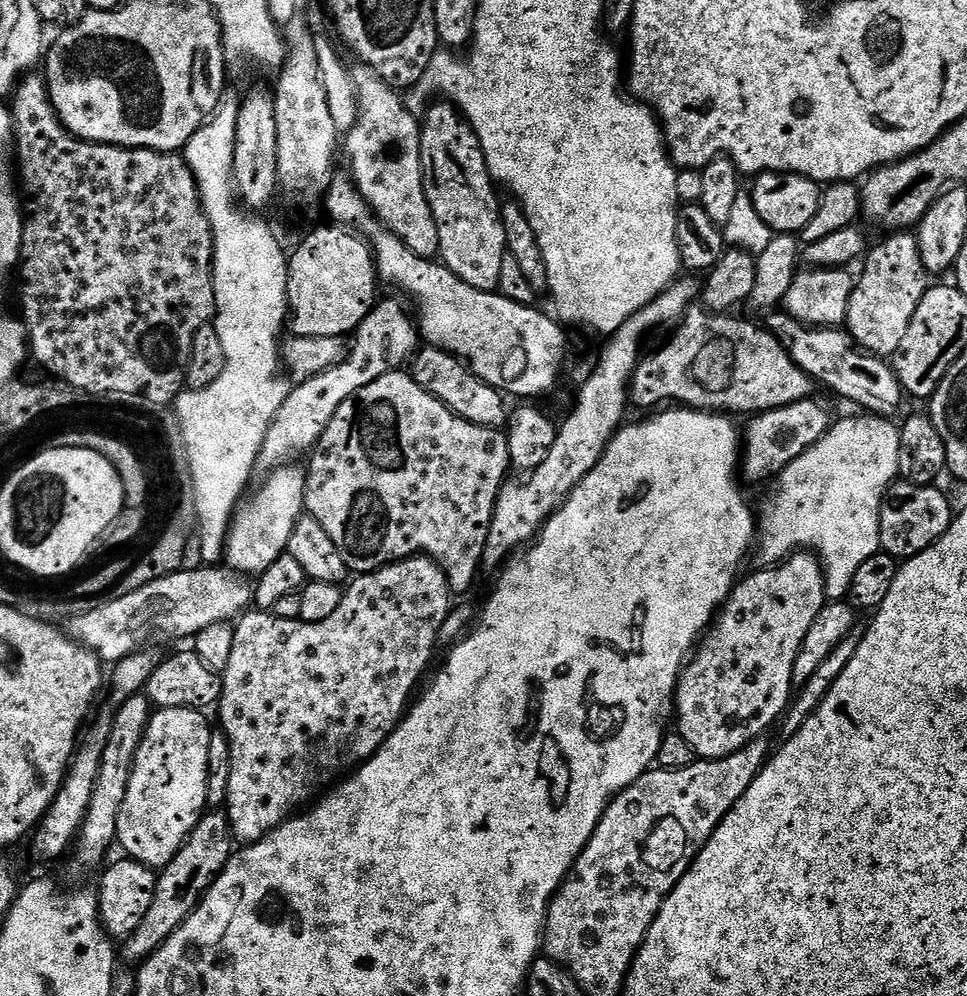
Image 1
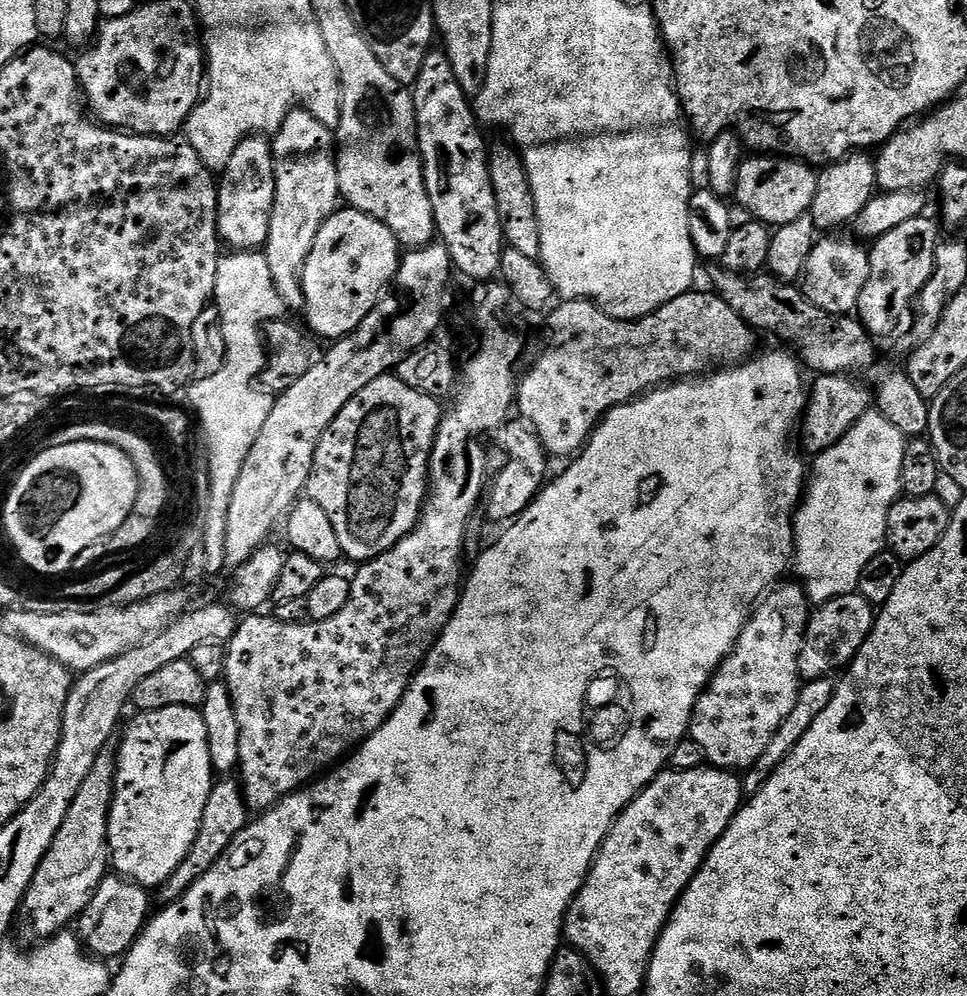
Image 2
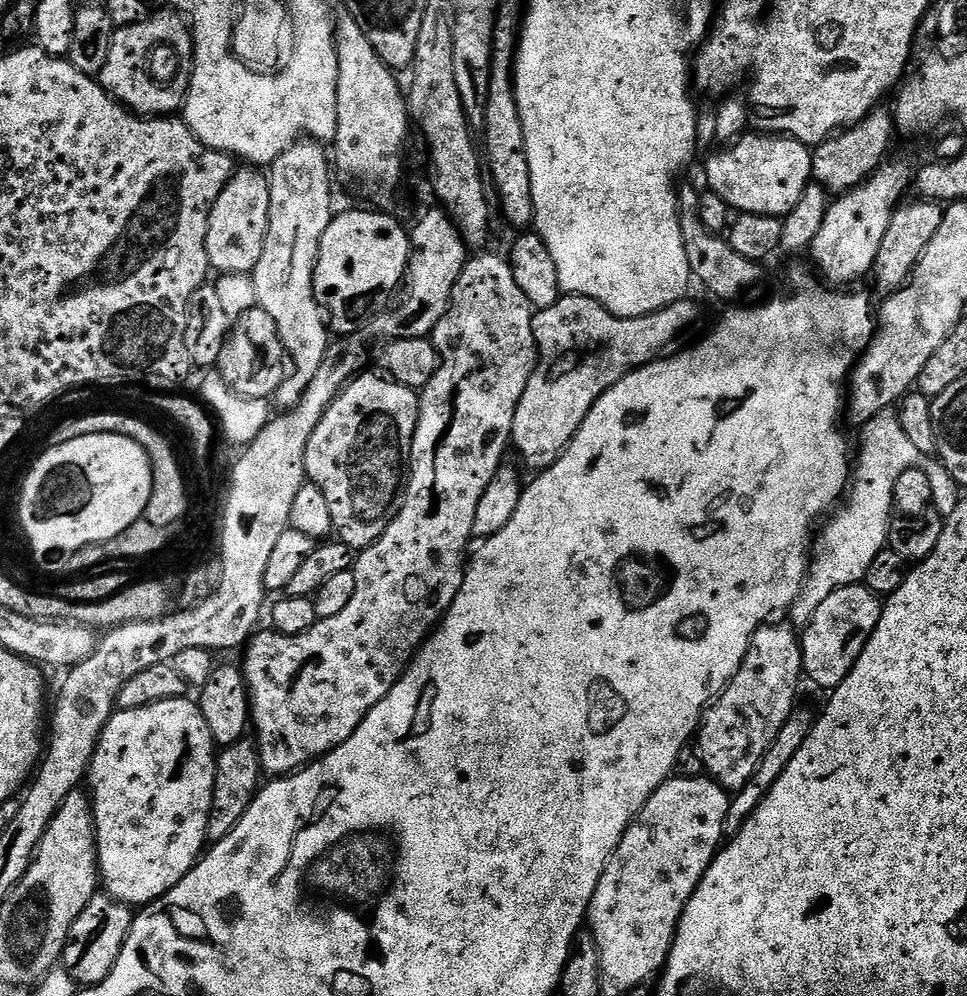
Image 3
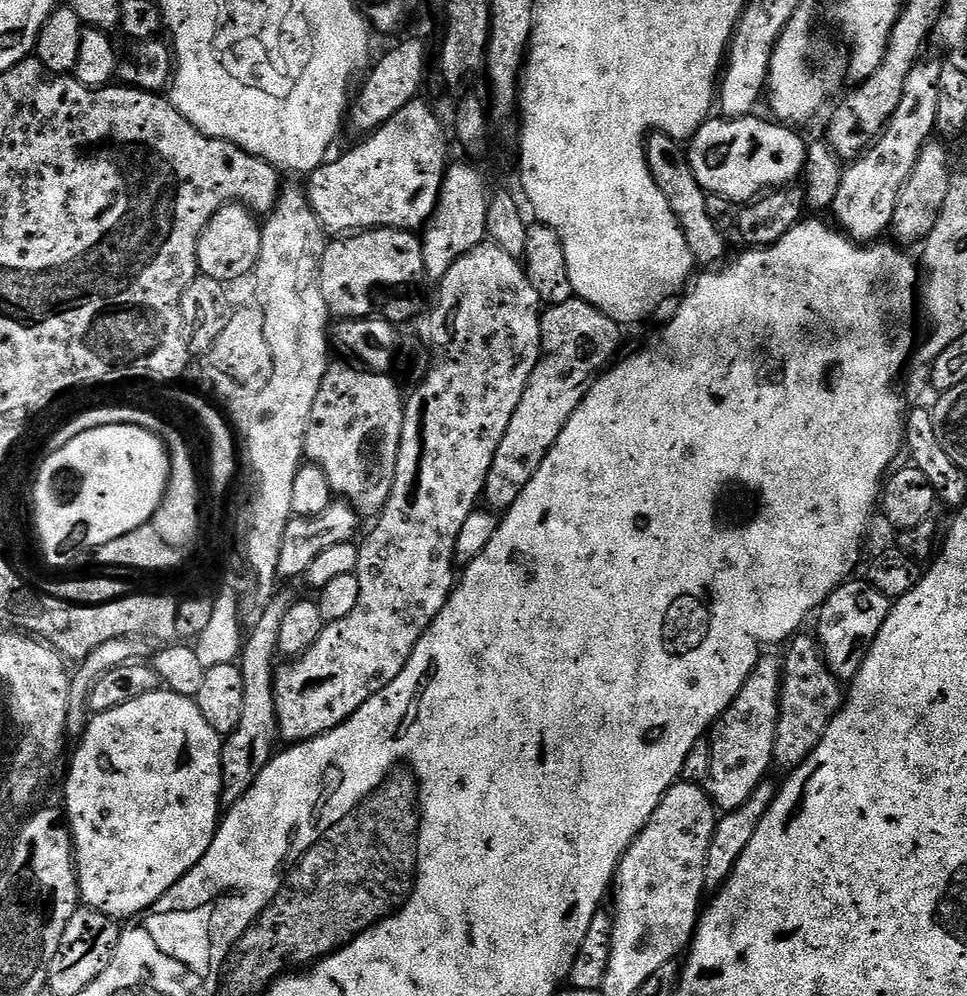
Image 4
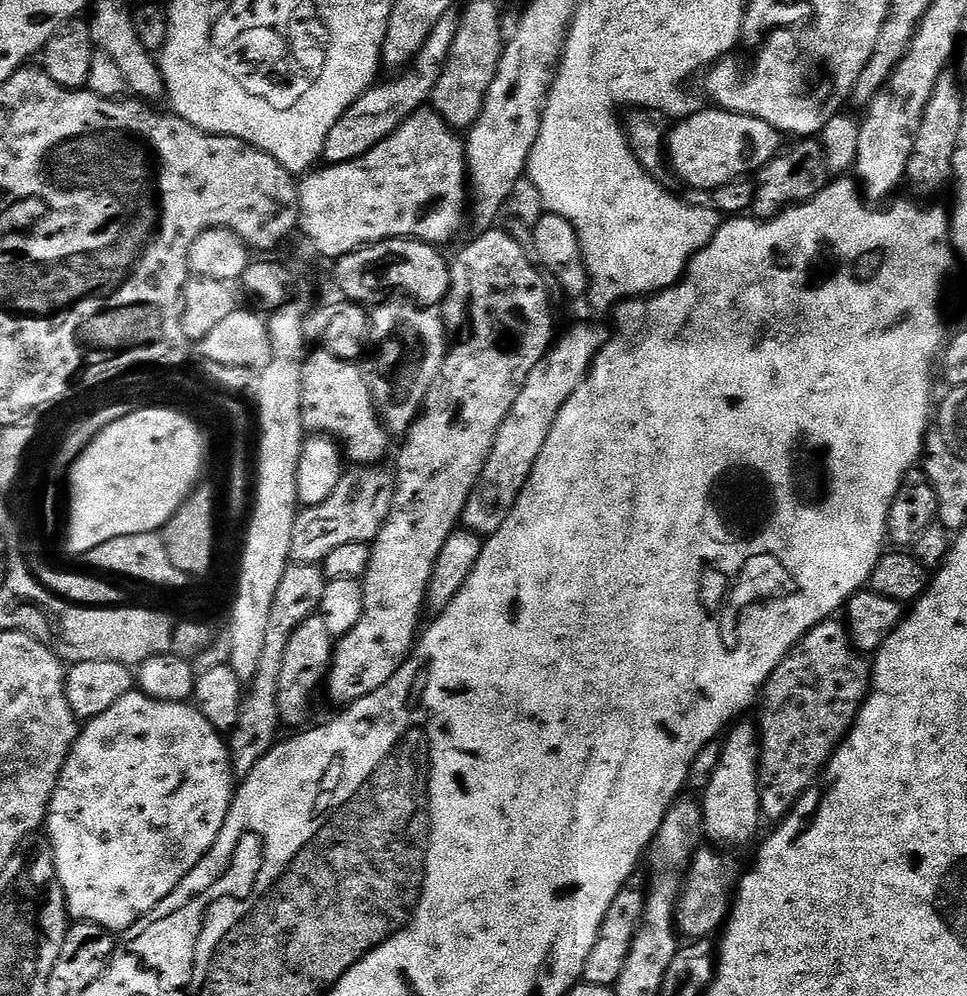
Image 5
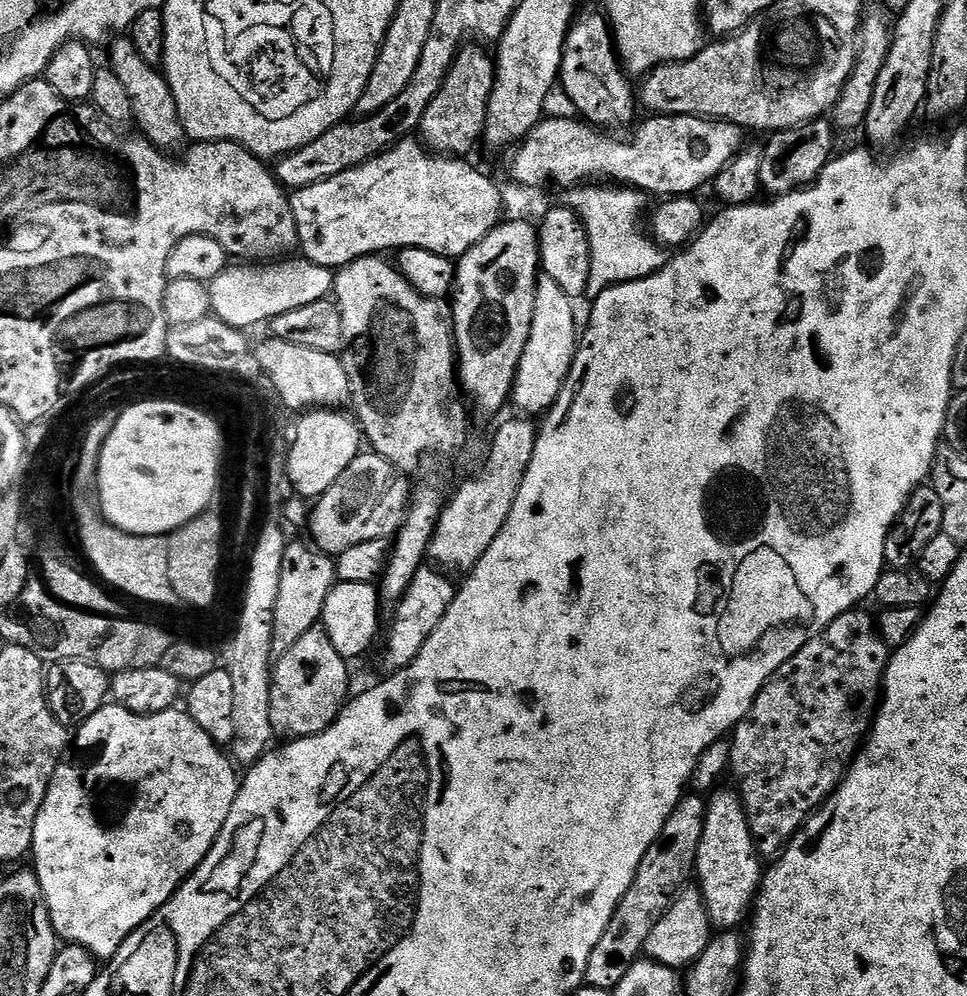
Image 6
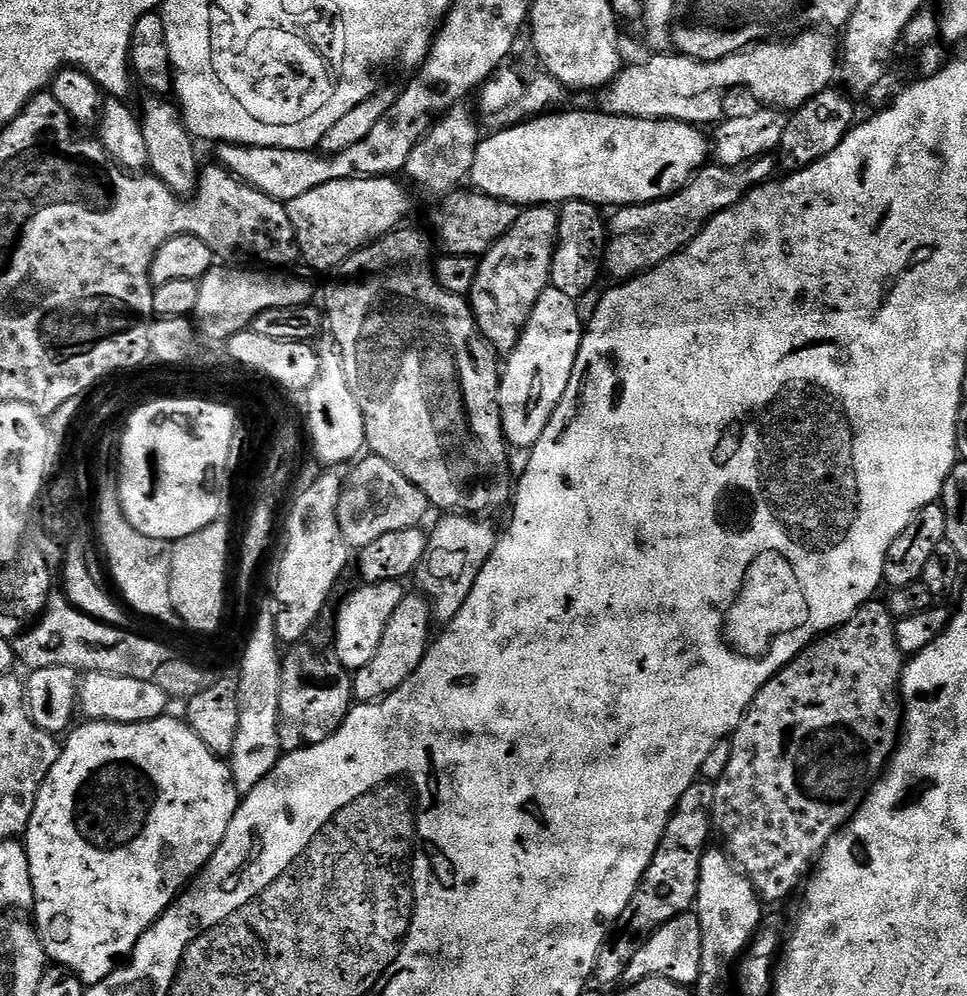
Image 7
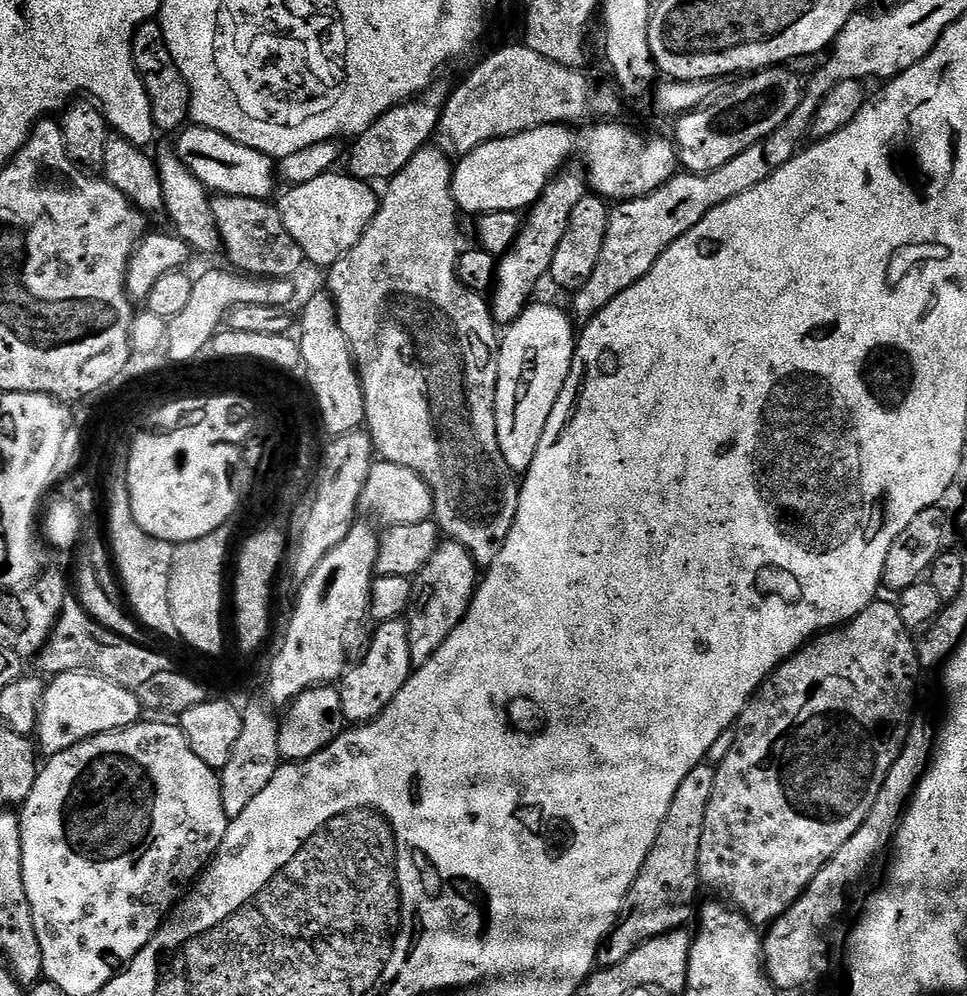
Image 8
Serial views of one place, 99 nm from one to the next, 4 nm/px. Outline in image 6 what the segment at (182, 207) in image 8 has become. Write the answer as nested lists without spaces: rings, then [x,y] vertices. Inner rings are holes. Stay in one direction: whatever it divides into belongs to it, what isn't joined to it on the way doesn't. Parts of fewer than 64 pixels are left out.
[[[116,38],[111,44],[112,53],[109,54],[107,63],[112,72],[118,74],[118,79],[130,98],[135,127],[140,127],[137,128],[139,133],[155,148],[173,150],[172,148],[178,147],[183,140],[186,140],[186,133],[178,114],[178,102],[174,102],[174,94],[168,85],[168,77],[140,53],[140,49],[136,48],[132,39]]]

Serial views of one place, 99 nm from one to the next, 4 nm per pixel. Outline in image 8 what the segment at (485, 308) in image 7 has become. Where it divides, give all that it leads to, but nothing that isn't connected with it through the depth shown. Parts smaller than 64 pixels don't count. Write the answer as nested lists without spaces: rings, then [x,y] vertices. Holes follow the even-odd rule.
[[[561,171],[548,181],[546,190],[532,205],[526,219],[521,223],[516,241],[512,243],[508,252],[499,257],[496,265],[496,282],[490,293],[492,319],[497,325],[510,325],[524,313],[533,299],[532,291],[539,286],[540,279],[543,276],[545,279],[551,273],[554,250],[558,250],[558,242],[562,242],[562,234],[566,234],[566,222],[570,222],[570,210],[574,210],[574,206],[582,202],[584,196],[589,195],[590,185],[585,173],[568,171]]]

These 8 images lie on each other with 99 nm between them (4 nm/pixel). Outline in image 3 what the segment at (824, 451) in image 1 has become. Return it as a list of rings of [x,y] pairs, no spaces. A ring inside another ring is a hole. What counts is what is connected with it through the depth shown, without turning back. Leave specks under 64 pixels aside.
[[[889,410],[870,418],[870,422],[866,422],[859,432],[860,453],[857,456],[855,453],[854,456],[854,479],[850,484],[850,495],[823,521],[824,529],[822,524],[810,552],[808,578],[804,582],[802,593],[803,603],[808,603],[808,606],[826,602],[826,598],[830,598],[834,590],[842,590],[842,586],[859,584],[863,581],[866,570],[870,570],[870,562],[878,558],[878,554],[884,551],[888,542],[888,526],[894,519],[892,506],[894,482],[898,482],[898,477],[906,474],[906,470],[917,467],[921,459],[920,451],[916,449],[914,442],[906,438],[906,430],[902,430],[902,422],[895,411]]]

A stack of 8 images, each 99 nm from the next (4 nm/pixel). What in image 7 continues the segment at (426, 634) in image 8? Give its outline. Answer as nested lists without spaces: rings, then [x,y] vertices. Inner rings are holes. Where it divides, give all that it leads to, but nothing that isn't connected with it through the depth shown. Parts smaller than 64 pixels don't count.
[[[444,514],[428,532],[428,545],[424,557],[416,567],[414,580],[420,583],[419,591],[423,593],[432,609],[433,621],[446,626],[462,610],[462,602],[474,590],[474,582],[482,566],[490,558],[498,539],[495,532],[484,518],[465,516],[463,514]]]

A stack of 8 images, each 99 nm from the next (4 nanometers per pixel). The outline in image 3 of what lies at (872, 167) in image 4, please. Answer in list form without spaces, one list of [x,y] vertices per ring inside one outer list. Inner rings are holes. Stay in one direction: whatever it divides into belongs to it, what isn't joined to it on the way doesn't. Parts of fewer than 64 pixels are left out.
[[[892,160],[880,165],[864,183],[851,191],[837,195],[829,203],[828,213],[818,229],[810,249],[810,256],[820,267],[819,275],[832,286],[852,286],[855,280],[871,273],[876,267],[878,246],[890,227],[894,209],[901,203],[900,195],[909,191],[914,179],[913,165],[904,160]]]

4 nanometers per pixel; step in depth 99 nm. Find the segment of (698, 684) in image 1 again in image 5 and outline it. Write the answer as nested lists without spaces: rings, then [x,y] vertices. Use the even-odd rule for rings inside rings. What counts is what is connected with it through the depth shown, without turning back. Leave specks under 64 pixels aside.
[[[733,723],[727,729],[722,740],[718,766],[710,782],[702,789],[703,835],[707,839],[709,836],[713,845],[724,850],[733,850],[732,848],[740,848],[743,844],[750,843],[760,824],[762,825],[760,787],[757,786],[760,773],[760,737],[755,723],[744,723]]]

